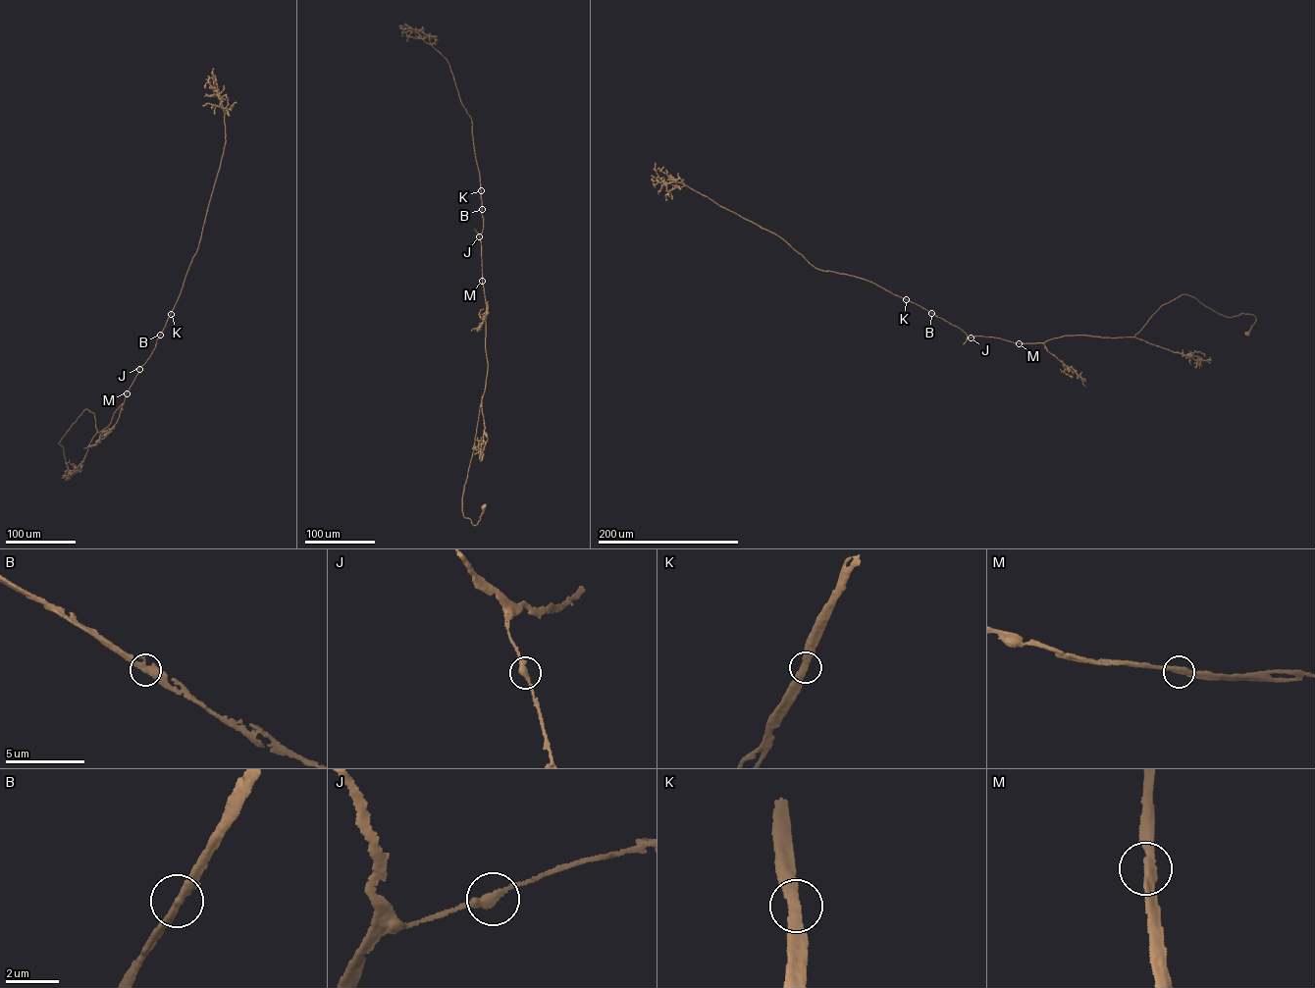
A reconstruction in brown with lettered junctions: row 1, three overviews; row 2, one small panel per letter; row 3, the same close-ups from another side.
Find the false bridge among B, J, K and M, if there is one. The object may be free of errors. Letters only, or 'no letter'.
no letter

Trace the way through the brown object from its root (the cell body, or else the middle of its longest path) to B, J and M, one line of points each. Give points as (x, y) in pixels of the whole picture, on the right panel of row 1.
B: (1247, 334), (1254, 316), (1226, 317), (1183, 294), (1132, 337), (969, 338), (931, 313)
J: (1247, 334), (1254, 316), (1226, 317), (1183, 294), (1160, 306), (1133, 337), (1067, 335), (1022, 343), (971, 338)
M: (1247, 334), (1254, 316), (1226, 317), (1183, 294), (1160, 306), (1133, 337), (1067, 335), (1043, 342), (1019, 343)

